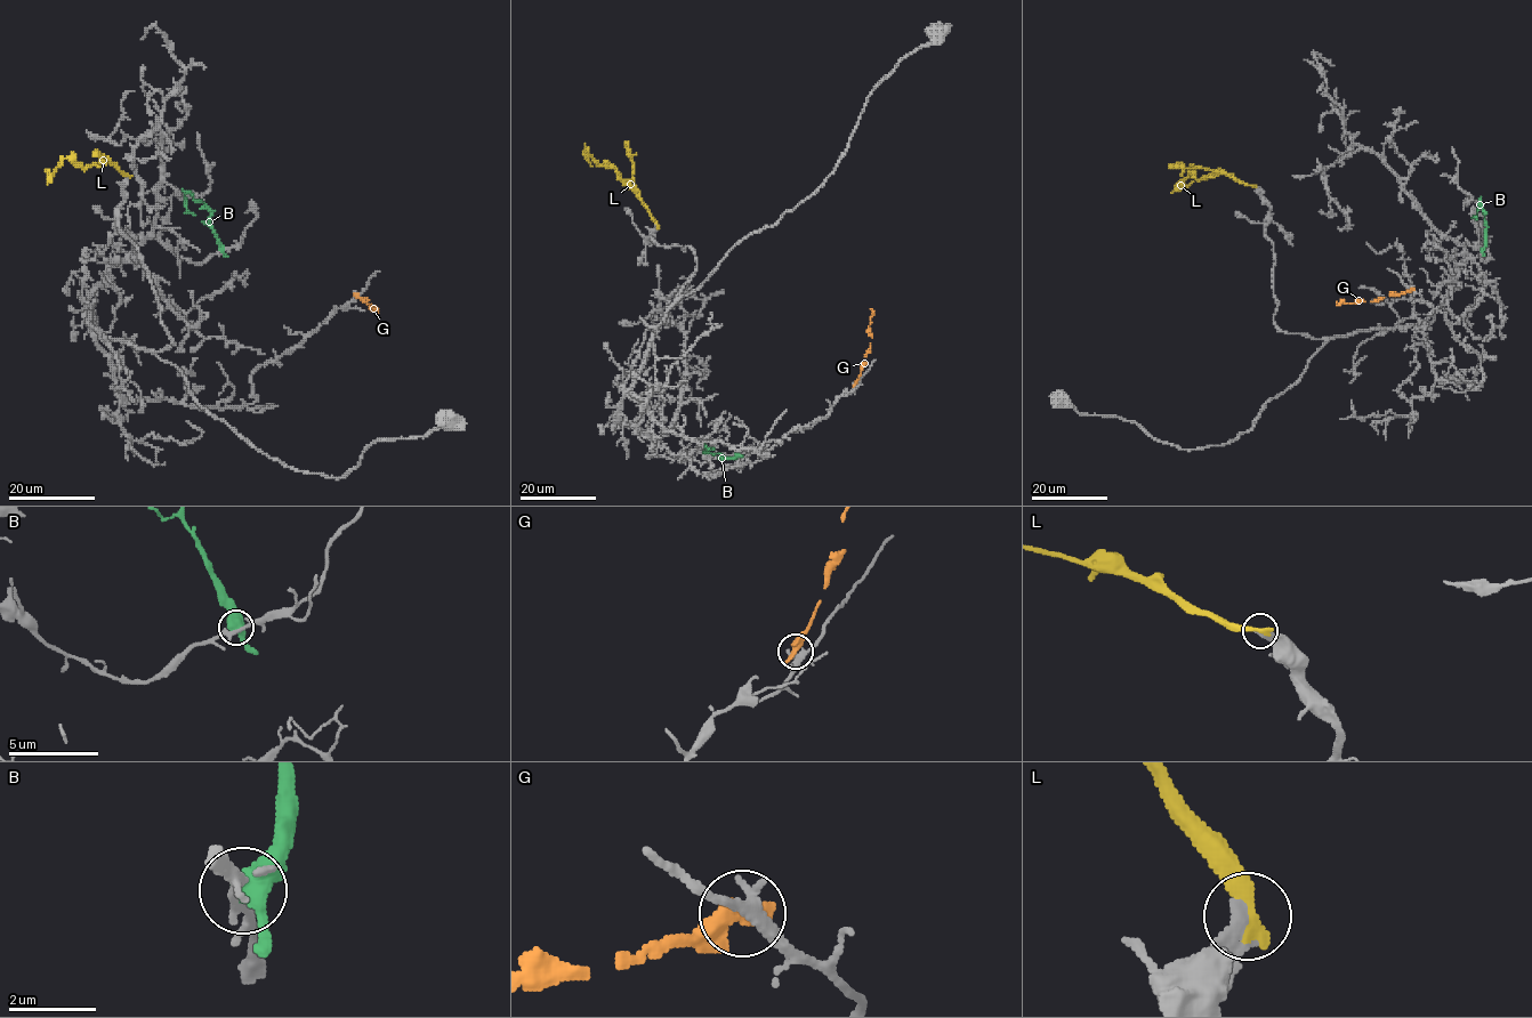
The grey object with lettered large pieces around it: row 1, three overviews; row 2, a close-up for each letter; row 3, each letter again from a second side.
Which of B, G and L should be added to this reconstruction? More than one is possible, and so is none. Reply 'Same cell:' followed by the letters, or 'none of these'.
Same cell: L

